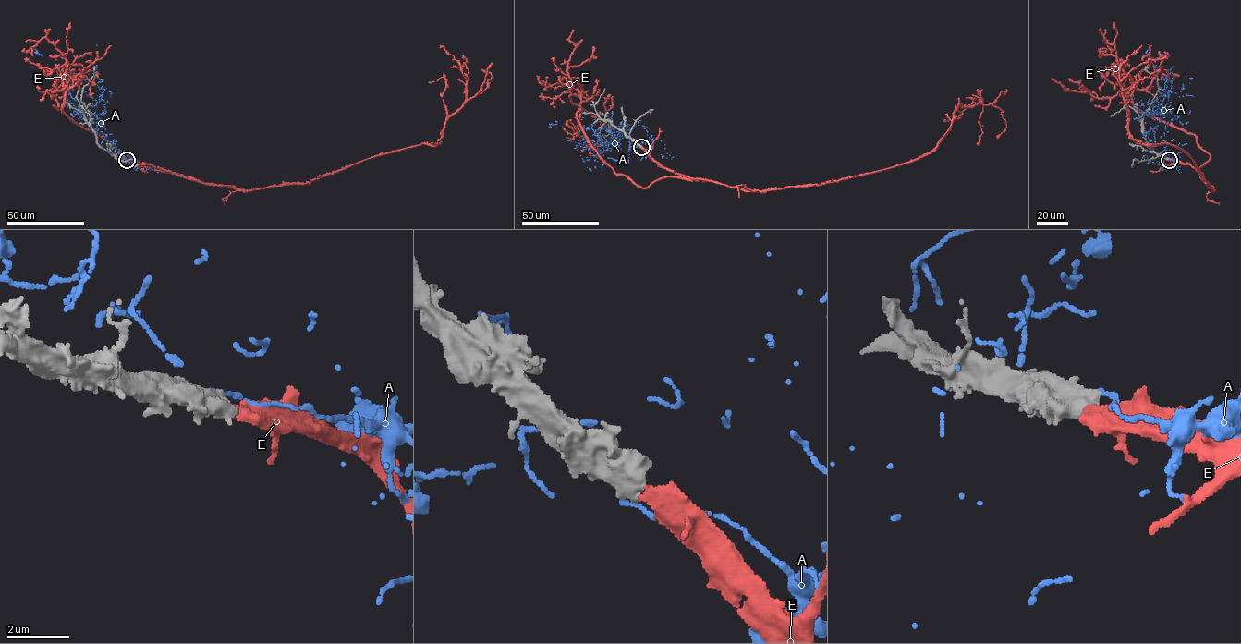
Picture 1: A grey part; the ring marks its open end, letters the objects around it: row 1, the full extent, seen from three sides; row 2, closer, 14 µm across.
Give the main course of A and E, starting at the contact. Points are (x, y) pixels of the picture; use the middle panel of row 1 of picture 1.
A: (640, 148), (630, 147), (621, 132), (613, 140), (584, 139), (583, 144), (562, 126), (549, 127)
E: (641, 147), (673, 172), (747, 190), (819, 185), (927, 155), (958, 106), (981, 99), (977, 145)

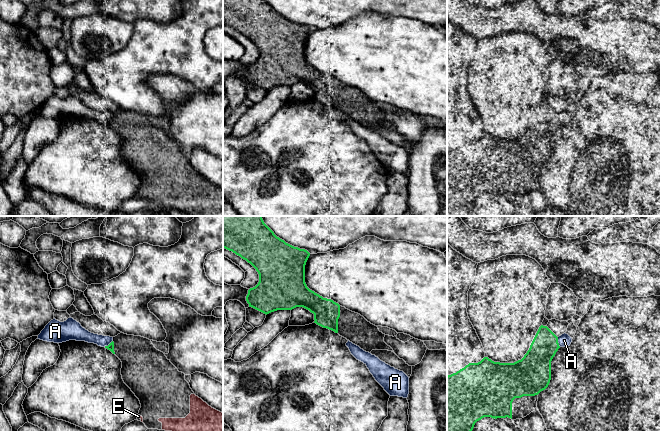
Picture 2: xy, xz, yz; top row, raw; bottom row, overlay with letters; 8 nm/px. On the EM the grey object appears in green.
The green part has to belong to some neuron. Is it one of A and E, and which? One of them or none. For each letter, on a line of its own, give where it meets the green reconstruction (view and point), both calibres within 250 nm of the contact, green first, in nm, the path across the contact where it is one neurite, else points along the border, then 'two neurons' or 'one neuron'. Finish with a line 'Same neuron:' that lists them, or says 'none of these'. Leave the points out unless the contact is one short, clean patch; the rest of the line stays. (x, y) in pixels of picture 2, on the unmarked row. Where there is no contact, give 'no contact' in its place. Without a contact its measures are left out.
A: contact yz (557, 118); calibres 240 and 100 nm; two neurons
E: no contact; one neuron
Same neuron: E

